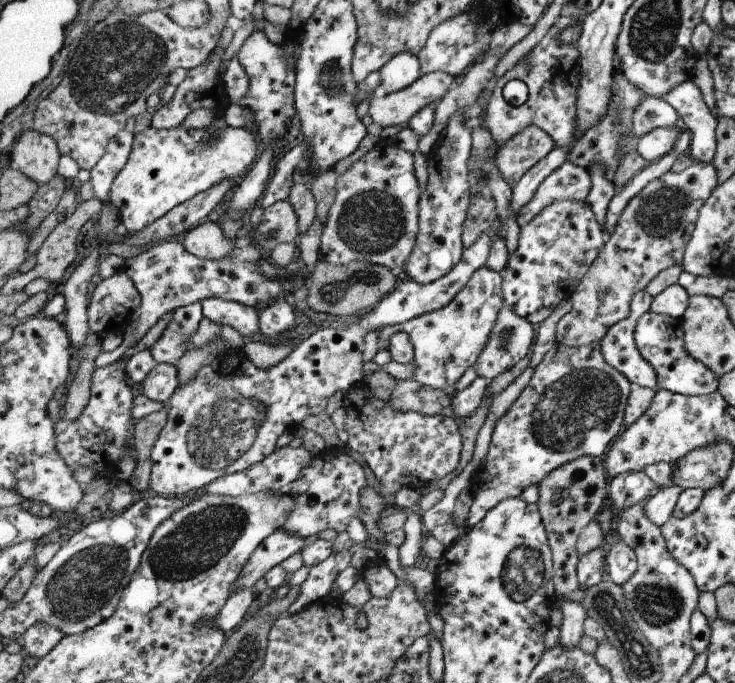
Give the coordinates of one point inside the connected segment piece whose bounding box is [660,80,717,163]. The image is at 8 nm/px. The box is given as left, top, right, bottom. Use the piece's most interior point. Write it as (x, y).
(686, 99)

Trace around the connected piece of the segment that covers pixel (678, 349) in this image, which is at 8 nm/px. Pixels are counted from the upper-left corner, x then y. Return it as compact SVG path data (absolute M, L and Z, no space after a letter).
M647 311L635 322L634 341L641 358L653 368L657 380L657 389L682 395L703 396L715 392L718 377L705 368L698 360L691 358L683 346L680 321L670 316Z

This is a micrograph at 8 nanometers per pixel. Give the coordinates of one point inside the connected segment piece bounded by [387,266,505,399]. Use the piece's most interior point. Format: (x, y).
(446, 342)

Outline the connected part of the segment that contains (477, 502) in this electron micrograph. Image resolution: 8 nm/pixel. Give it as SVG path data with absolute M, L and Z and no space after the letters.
M601 341L582 347L557 343L535 368L529 386L521 392L511 410L499 418L488 453L470 480L473 500L465 525L471 528L481 522L503 500L521 497L531 484L539 484L563 464L581 456L603 456L615 442L629 394L630 382L607 362Z

